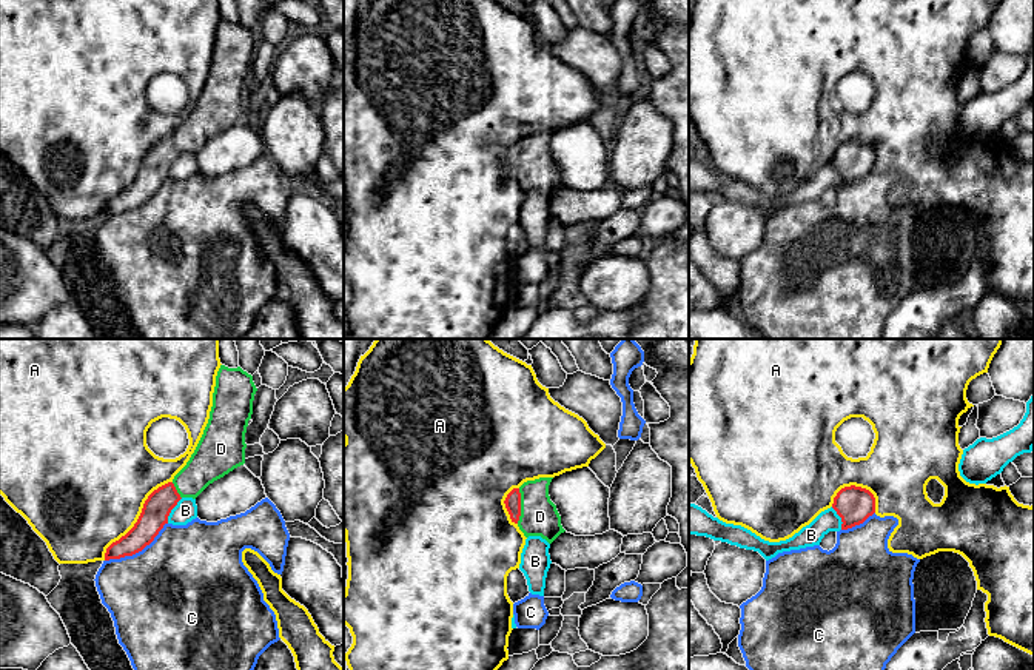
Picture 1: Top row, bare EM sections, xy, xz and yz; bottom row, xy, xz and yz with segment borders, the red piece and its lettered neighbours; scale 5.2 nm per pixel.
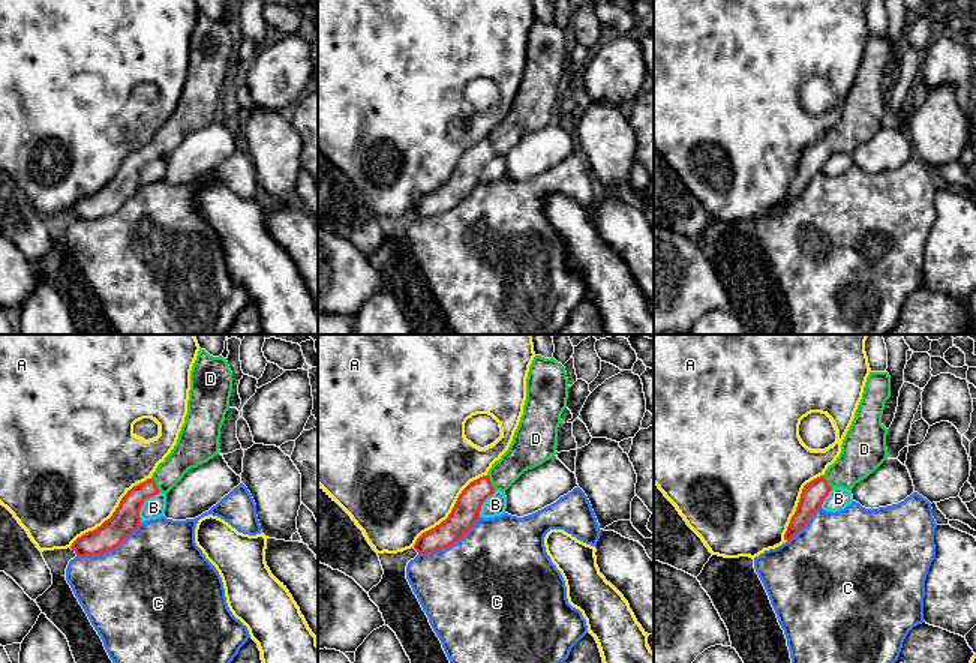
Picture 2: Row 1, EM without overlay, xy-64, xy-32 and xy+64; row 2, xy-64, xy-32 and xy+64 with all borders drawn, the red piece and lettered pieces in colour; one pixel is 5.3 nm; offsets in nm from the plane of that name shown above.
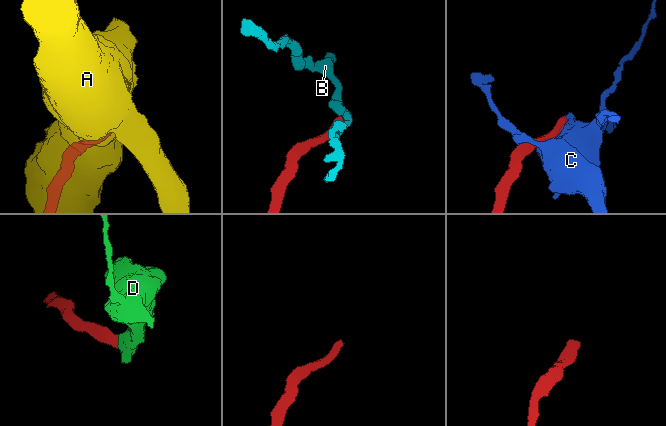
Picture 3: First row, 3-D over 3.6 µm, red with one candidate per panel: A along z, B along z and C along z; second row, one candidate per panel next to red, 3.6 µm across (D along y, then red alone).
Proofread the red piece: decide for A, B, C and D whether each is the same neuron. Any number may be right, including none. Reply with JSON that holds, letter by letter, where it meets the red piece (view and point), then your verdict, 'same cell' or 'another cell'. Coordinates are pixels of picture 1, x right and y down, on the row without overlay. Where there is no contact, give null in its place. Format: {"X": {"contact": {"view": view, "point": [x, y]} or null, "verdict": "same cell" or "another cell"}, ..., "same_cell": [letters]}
{"A": {"contact": {"view": "xy", "point": [139, 173]}, "verdict": "another cell"}, "B": {"contact": {"view": "xy", "point": [171, 164]}, "verdict": "another cell"}, "C": {"contact": {"view": "xy", "point": [137, 207]}, "verdict": "another cell"}, "D": {"contact": {"view": "xz", "point": [520, 160]}, "verdict": "same cell"}, "same_cell": ["D"]}

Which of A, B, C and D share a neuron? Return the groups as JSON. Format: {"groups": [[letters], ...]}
{"groups": [["A"], ["B"], ["C"], ["D"]]}

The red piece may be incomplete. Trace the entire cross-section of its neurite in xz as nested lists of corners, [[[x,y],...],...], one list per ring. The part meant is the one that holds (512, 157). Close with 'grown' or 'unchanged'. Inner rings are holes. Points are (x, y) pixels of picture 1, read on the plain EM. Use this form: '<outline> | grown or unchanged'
[[[539,132],[513,143],[504,159],[525,193],[541,191],[552,199],[566,185],[556,160],[550,156],[549,140],[553,132]]] | grown

